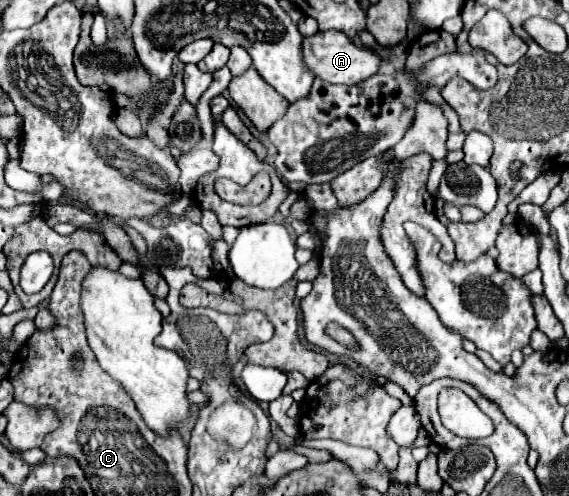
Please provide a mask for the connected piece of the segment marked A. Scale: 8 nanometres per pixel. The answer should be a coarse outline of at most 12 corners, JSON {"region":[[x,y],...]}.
{"region":[[344,32],[302,42],[304,66],[330,84],[358,84],[380,56]]}

